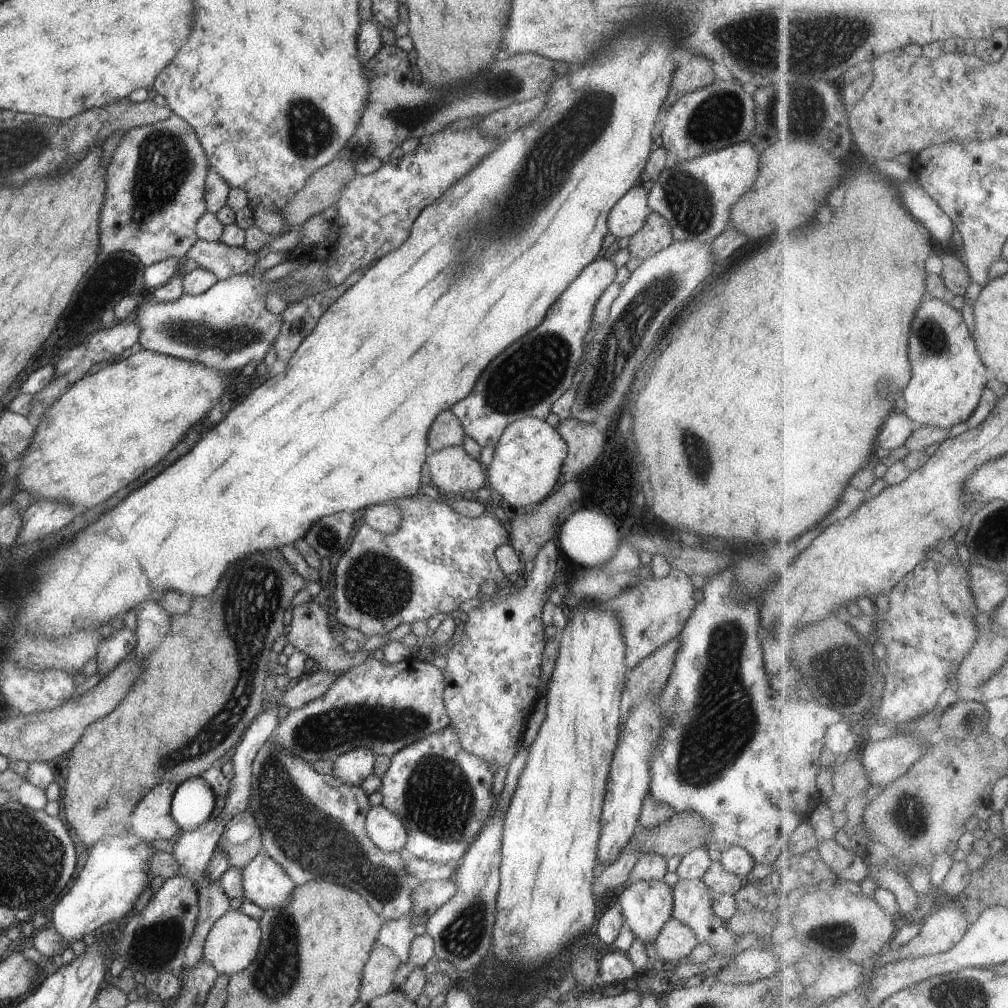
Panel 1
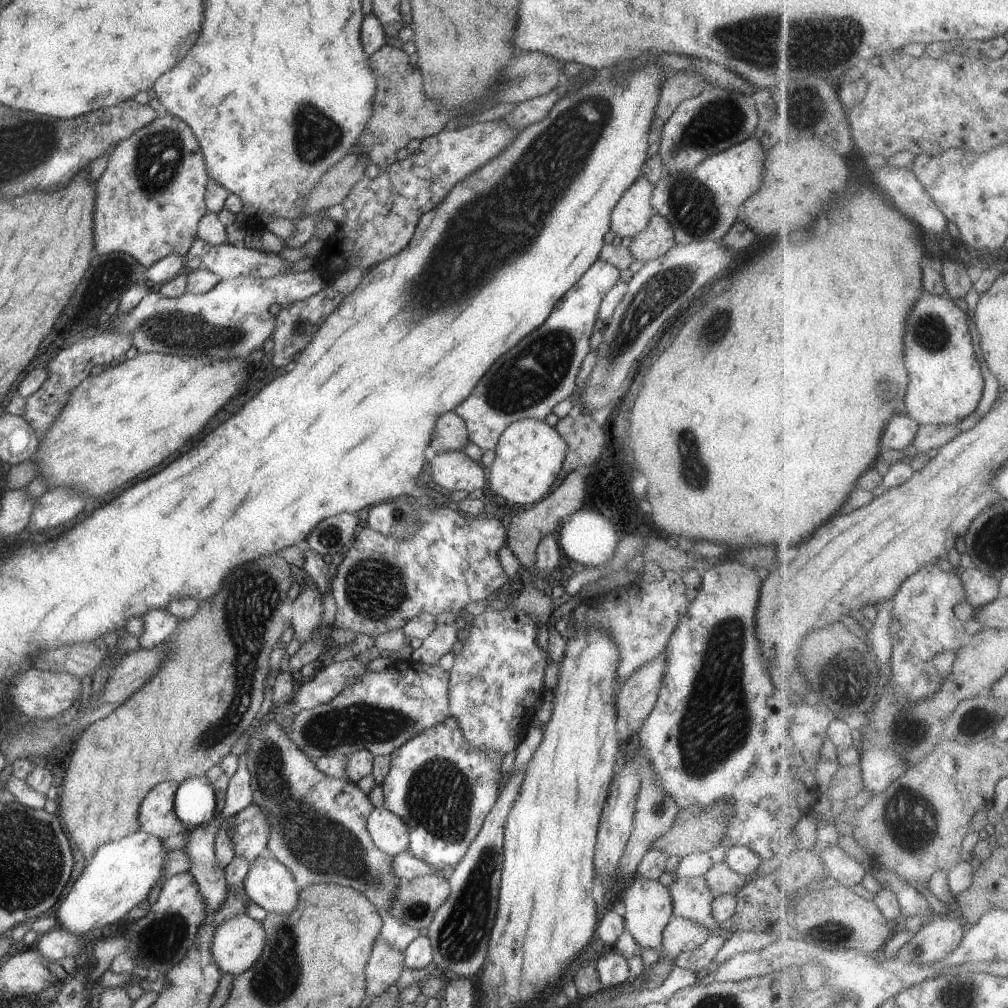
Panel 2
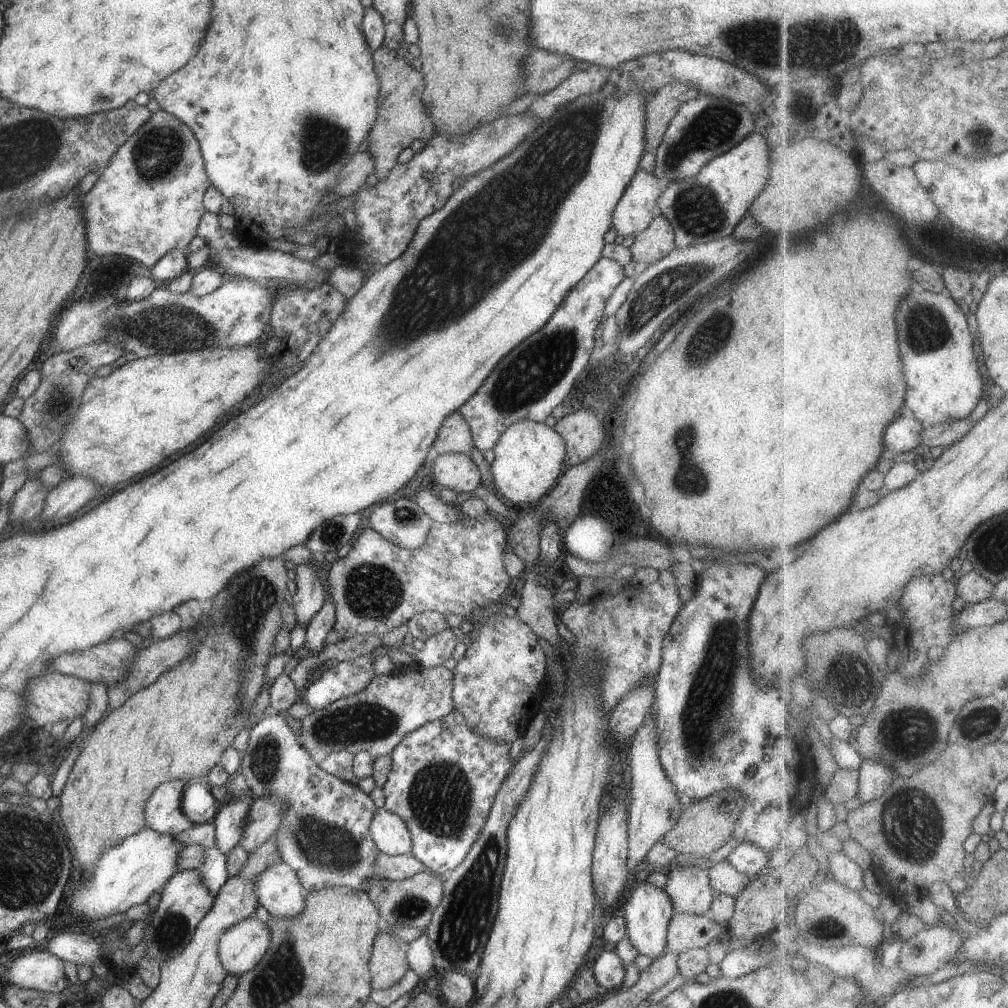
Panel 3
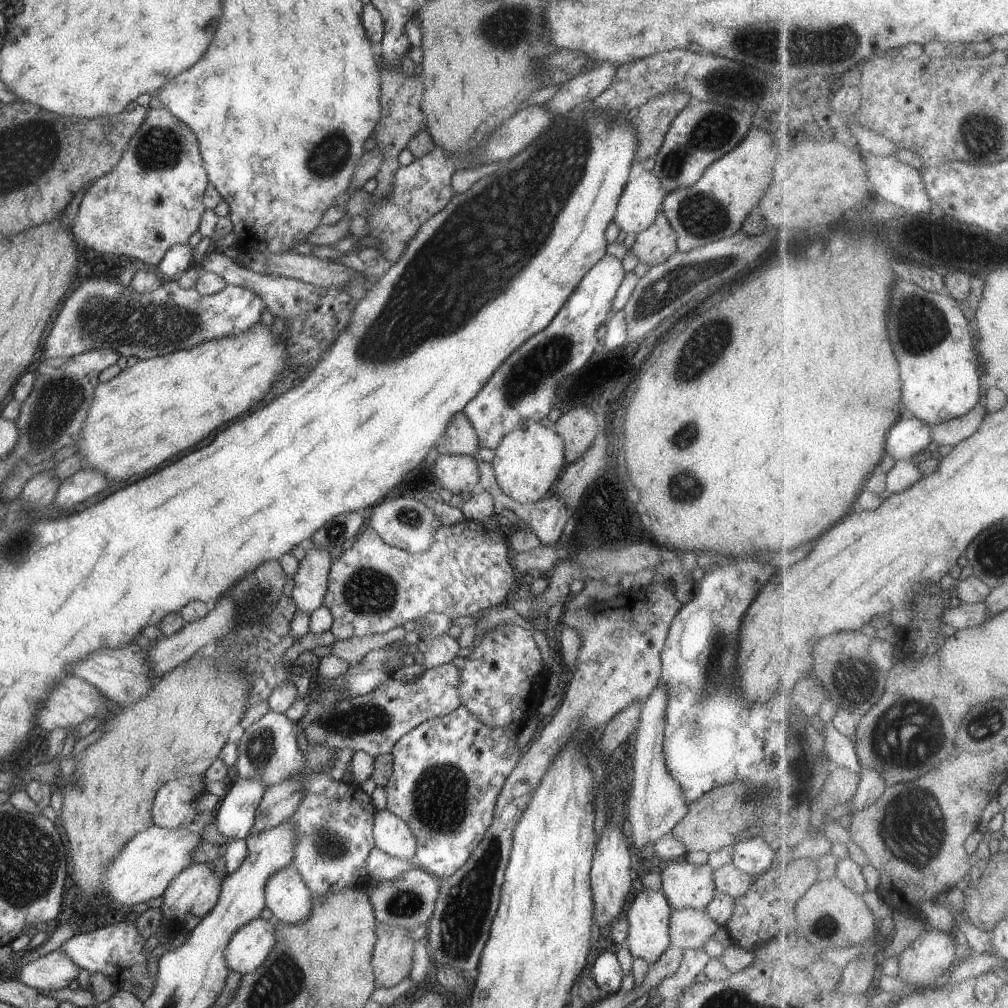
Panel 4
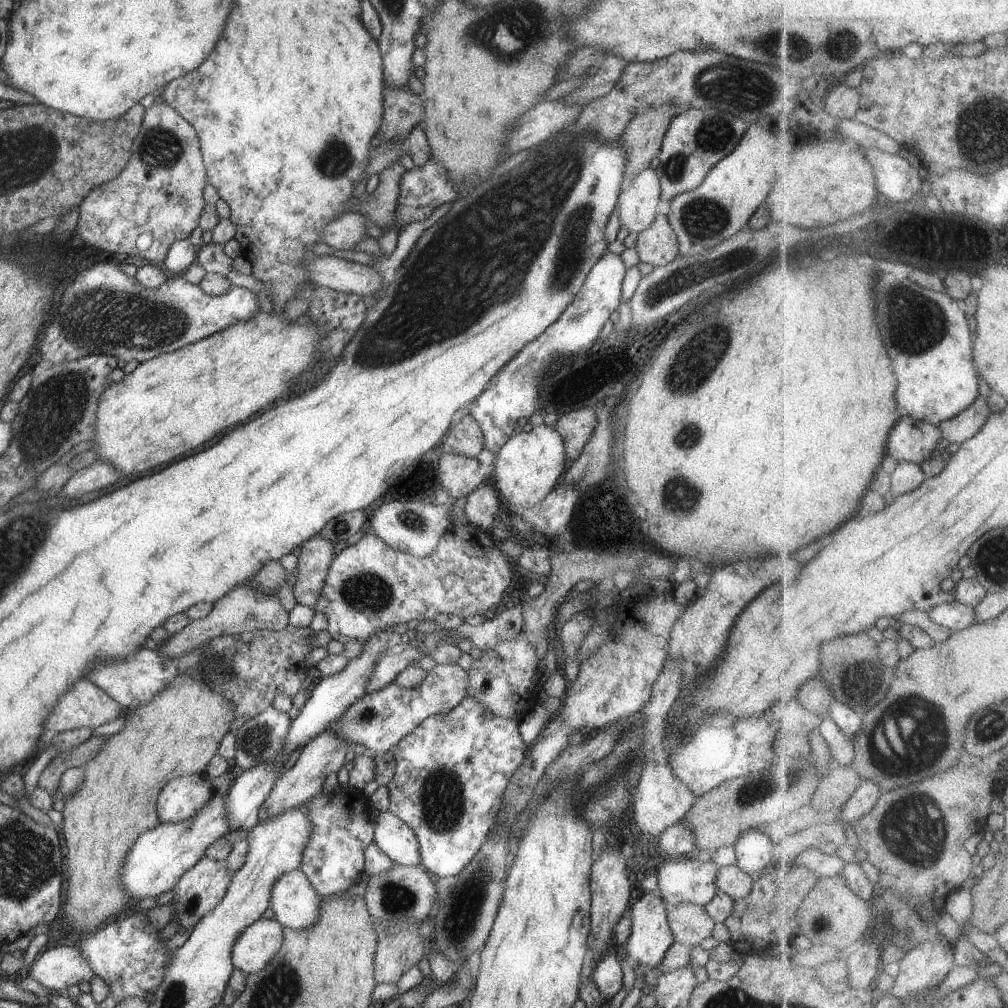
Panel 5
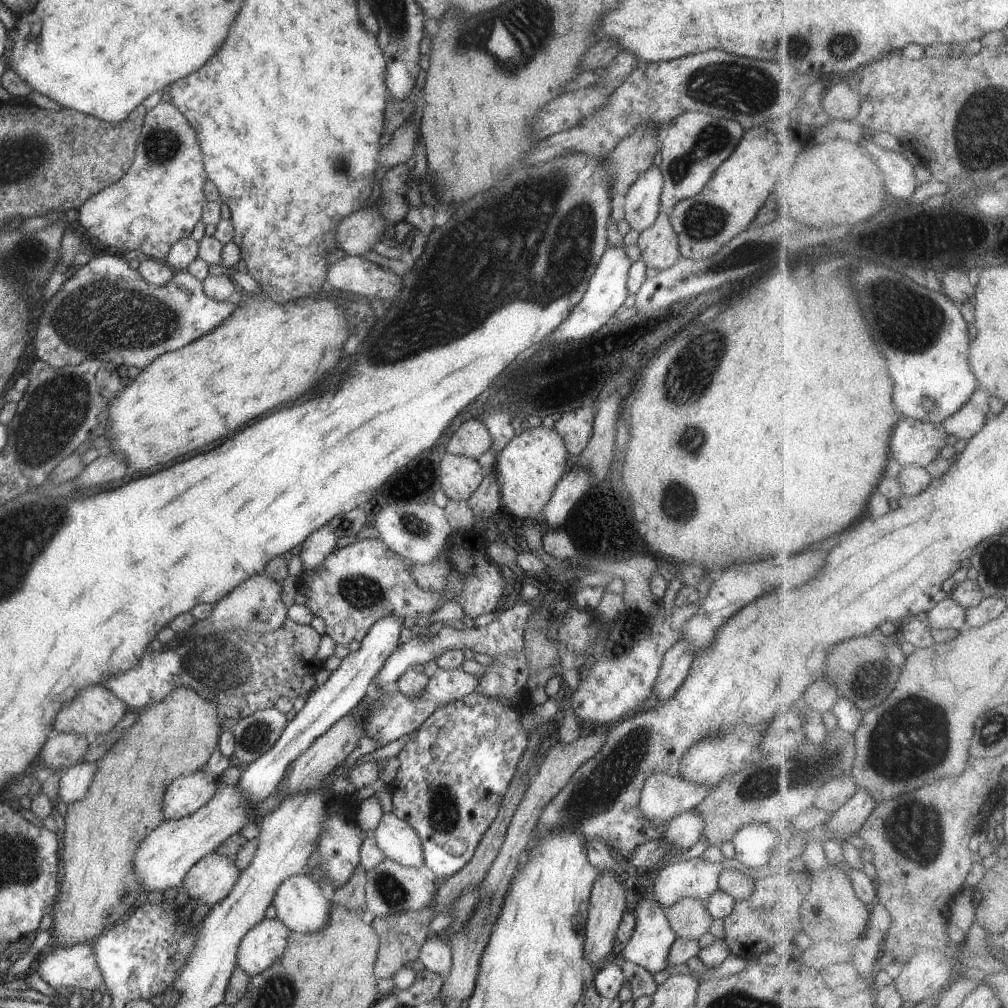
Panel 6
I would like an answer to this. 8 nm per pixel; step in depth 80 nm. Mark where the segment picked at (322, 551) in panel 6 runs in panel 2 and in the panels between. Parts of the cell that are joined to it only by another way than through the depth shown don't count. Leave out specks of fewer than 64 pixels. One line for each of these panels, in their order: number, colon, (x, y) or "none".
2: (308, 608)
3: (309, 598)
4: (310, 581)
5: (316, 555)

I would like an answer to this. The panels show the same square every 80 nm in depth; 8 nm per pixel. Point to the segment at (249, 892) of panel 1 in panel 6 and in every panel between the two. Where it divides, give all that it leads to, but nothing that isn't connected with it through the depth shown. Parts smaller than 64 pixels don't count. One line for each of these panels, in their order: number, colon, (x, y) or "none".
2: (269, 884)
3: (277, 887)
4: (288, 898)
5: (295, 904)
6: (302, 905)

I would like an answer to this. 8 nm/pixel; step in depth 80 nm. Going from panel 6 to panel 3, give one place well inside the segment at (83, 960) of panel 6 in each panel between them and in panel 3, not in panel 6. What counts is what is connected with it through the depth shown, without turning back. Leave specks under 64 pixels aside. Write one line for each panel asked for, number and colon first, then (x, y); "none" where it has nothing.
3: (41, 970)
4: (54, 971)
5: (57, 969)

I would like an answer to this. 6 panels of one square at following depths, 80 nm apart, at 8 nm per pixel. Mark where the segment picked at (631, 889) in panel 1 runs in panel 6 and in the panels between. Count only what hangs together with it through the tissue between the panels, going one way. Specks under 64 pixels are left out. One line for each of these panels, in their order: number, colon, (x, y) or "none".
2: (648, 907)
3: (647, 913)
4: (648, 937)
5: (650, 938)
6: (649, 946)

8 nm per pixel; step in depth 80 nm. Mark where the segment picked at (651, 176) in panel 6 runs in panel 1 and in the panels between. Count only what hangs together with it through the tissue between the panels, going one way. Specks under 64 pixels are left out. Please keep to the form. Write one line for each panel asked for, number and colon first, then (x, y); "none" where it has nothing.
1: (627, 217)
2: (632, 213)
3: (637, 208)
4: (641, 200)
5: (638, 200)

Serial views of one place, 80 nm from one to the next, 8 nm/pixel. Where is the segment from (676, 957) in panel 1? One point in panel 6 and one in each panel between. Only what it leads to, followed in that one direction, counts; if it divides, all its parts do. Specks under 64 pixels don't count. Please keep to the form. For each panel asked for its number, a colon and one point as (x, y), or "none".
2: (680, 935)
3: (685, 932)
4: (689, 928)
5: (690, 924)
6: (689, 919)

